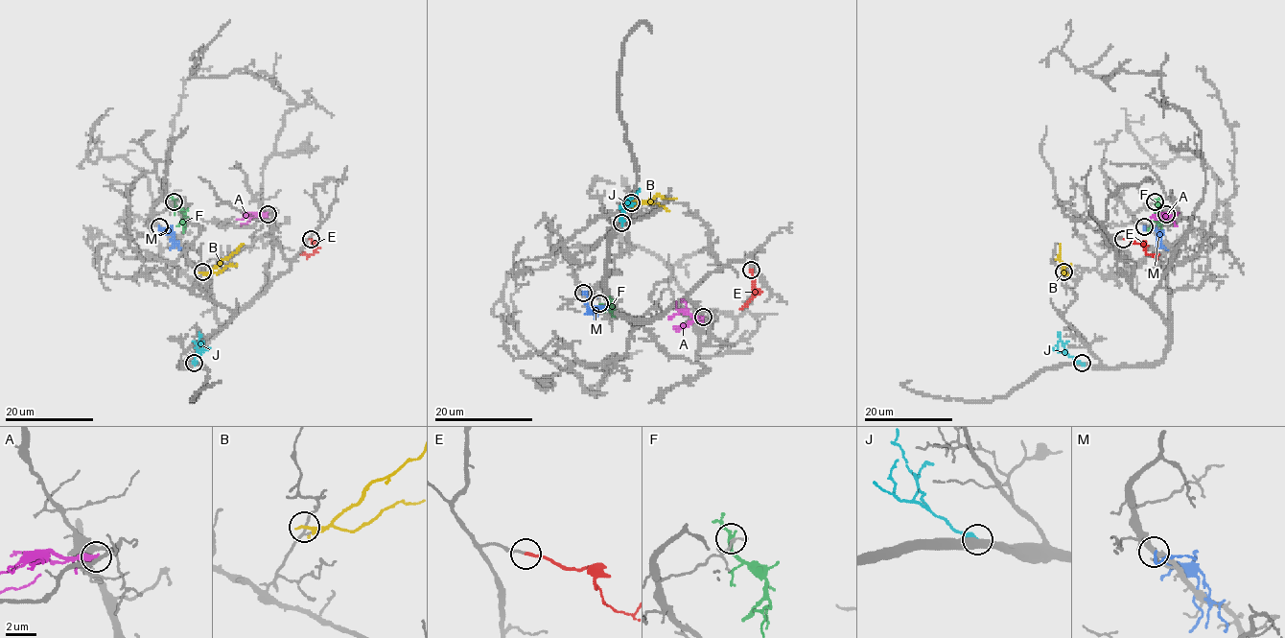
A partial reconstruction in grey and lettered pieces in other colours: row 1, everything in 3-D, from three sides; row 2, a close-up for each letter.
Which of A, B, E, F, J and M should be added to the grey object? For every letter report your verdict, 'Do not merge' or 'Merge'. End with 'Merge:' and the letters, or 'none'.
A: Do not merge
B: Do not merge
E: Merge
F: Do not merge
J: Do not merge
M: Do not merge
Merge: E

